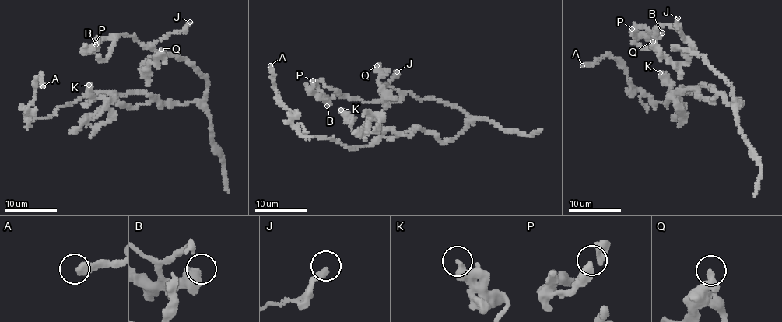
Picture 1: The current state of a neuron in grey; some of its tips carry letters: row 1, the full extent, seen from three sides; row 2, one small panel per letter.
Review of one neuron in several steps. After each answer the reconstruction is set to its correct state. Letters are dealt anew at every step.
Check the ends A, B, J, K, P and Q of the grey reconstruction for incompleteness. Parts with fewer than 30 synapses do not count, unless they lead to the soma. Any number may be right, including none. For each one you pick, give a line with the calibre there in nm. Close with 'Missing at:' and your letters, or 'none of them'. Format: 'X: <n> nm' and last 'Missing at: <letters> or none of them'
Missing at: none of them

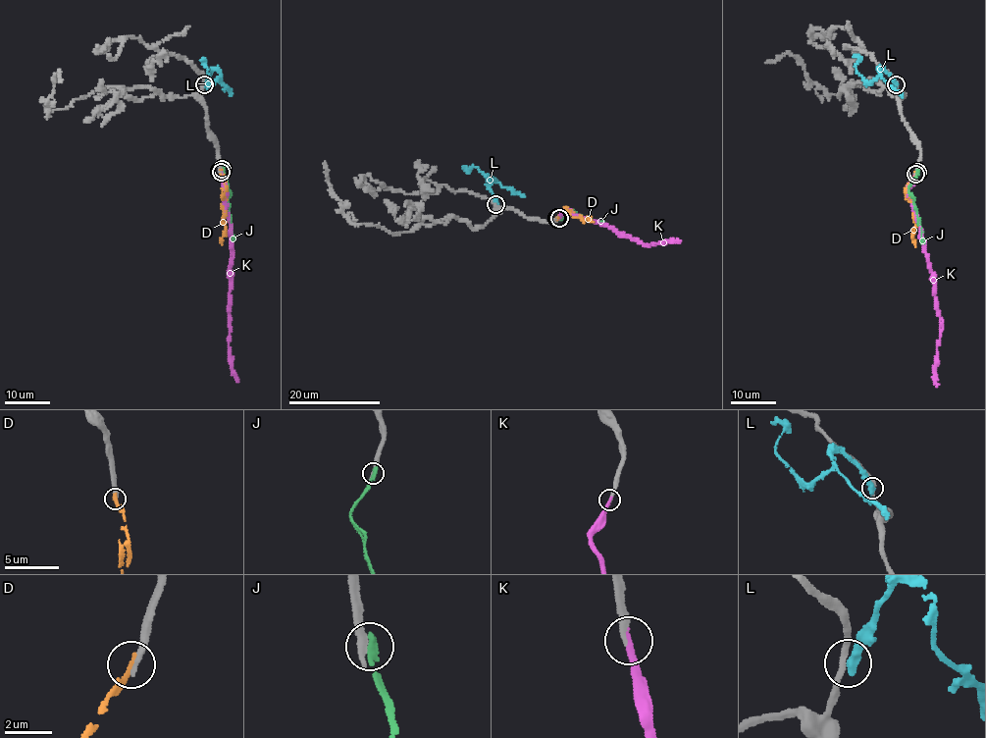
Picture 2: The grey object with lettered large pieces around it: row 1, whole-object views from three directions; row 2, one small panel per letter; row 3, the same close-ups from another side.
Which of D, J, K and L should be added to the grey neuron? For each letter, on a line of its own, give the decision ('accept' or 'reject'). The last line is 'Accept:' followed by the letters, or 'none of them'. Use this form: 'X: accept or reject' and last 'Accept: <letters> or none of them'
D: reject
J: reject
K: accept
L: reject
Accept: K

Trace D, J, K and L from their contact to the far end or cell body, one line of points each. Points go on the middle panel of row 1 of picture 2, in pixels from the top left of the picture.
D: (557, 218), (564, 208), (582, 222), (588, 217), (594, 222)
J: (558, 219), (566, 209), (602, 223)
K: (559, 218), (570, 210), (626, 237), (636, 237), (643, 244), (680, 240)
L: (495, 204), (490, 187), (494, 181), (473, 166), (467, 170), (461, 167)

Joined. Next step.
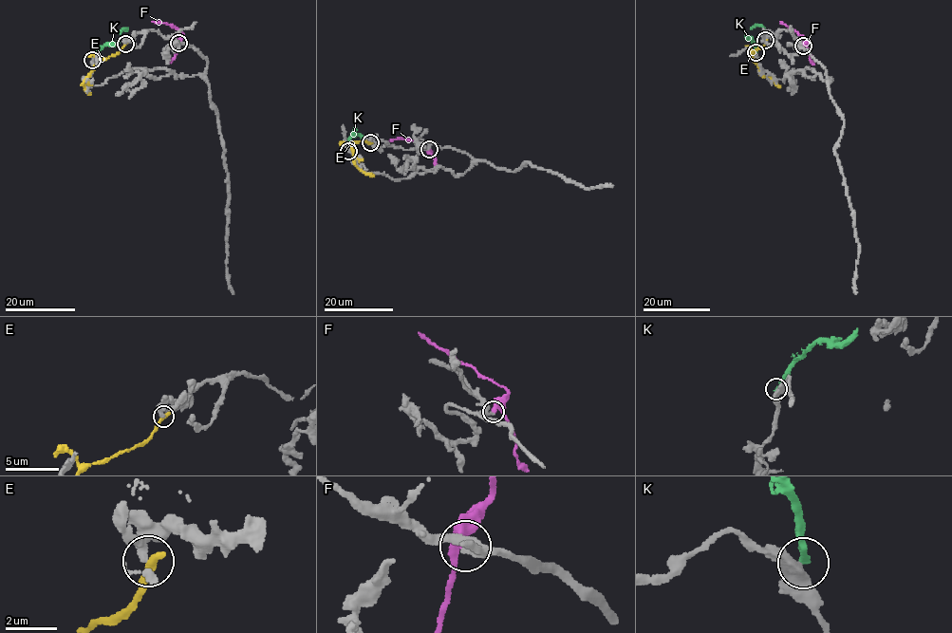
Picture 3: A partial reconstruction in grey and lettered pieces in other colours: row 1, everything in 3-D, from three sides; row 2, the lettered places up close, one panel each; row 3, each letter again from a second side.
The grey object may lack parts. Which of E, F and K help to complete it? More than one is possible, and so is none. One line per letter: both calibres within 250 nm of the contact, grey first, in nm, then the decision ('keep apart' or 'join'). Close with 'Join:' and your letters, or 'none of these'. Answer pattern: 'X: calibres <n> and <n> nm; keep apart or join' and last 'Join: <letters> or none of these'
E: calibres 240 and 320 nm; keep apart
F: calibres 160 and 320 nm; join
K: calibres 460 and 240 nm; keep apart
Join: F

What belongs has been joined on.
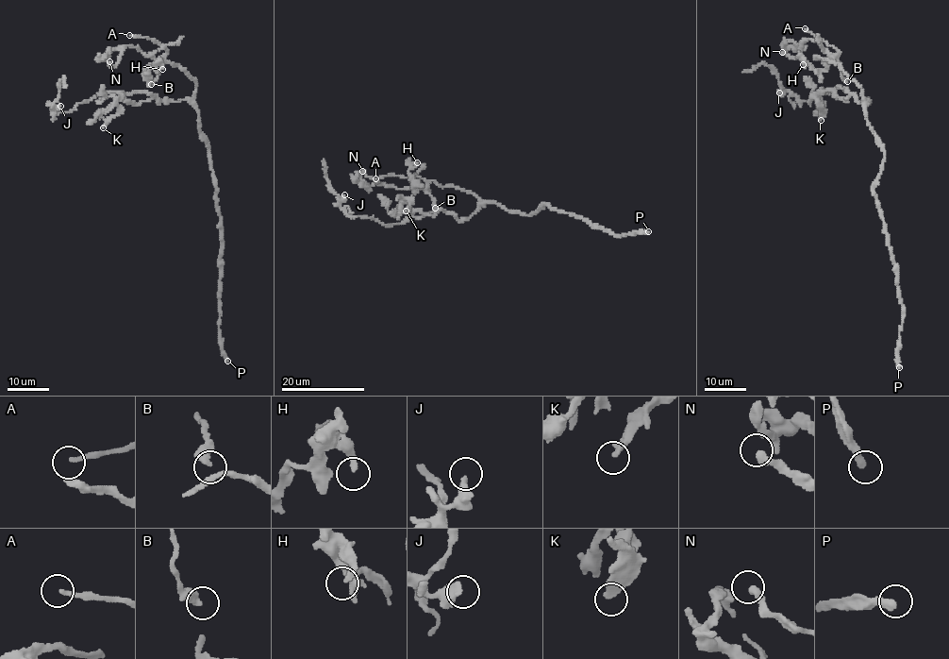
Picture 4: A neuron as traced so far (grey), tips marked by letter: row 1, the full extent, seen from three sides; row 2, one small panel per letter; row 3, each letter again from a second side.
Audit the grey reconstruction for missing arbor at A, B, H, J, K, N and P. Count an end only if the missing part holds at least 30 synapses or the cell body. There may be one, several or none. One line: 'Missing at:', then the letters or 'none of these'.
Missing at: none of these

